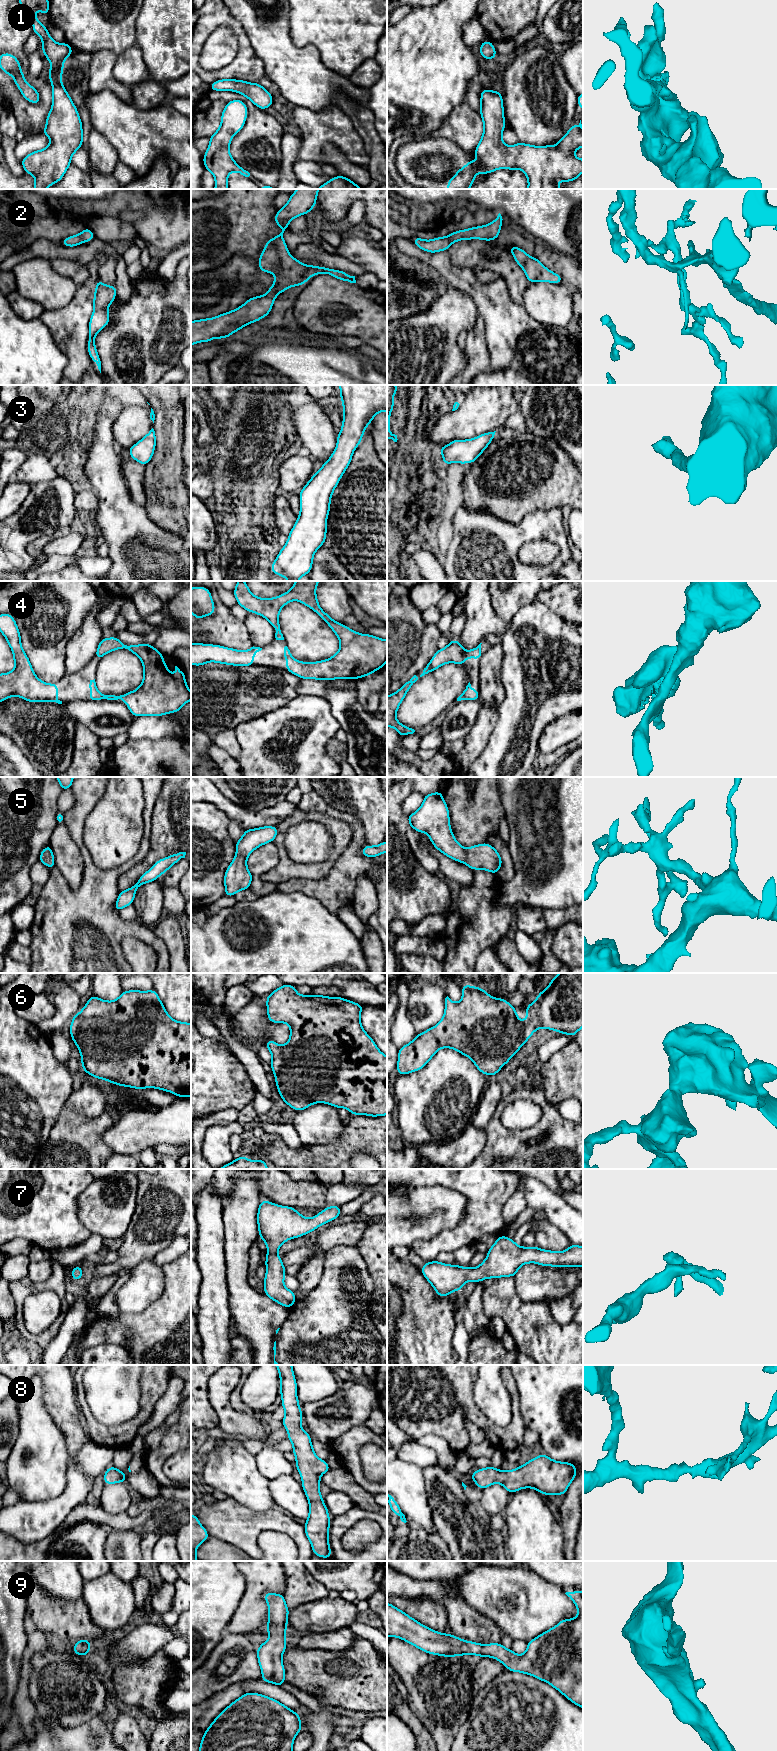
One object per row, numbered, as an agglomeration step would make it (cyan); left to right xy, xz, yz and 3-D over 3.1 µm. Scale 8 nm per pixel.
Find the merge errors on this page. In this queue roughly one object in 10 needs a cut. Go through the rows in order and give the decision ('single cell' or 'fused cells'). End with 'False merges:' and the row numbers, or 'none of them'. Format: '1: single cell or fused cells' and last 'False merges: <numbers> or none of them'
1: single cell
2: single cell
3: single cell
4: single cell
5: single cell
6: single cell
7: single cell
8: single cell
9: single cell
False merges: none of them

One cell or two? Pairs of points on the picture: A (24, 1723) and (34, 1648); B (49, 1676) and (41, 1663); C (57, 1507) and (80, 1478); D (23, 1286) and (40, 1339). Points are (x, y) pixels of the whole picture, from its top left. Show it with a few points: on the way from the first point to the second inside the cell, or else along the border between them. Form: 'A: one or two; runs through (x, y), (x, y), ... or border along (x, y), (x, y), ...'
A: one; runs through (23, 1704), (23, 1682), (26, 1667)
B: one; runs through (49, 1673), (44, 1666)
C: one; runs through (64, 1500), (79, 1485)
D: one; runs through (19, 1301), (19, 1323), (25, 1332)

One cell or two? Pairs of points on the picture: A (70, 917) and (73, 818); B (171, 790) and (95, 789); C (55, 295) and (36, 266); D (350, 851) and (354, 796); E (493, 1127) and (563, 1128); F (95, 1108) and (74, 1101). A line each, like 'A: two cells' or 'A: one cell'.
A: one cell
B: two cells
C: one cell
D: two cells
E: one cell
F: one cell

